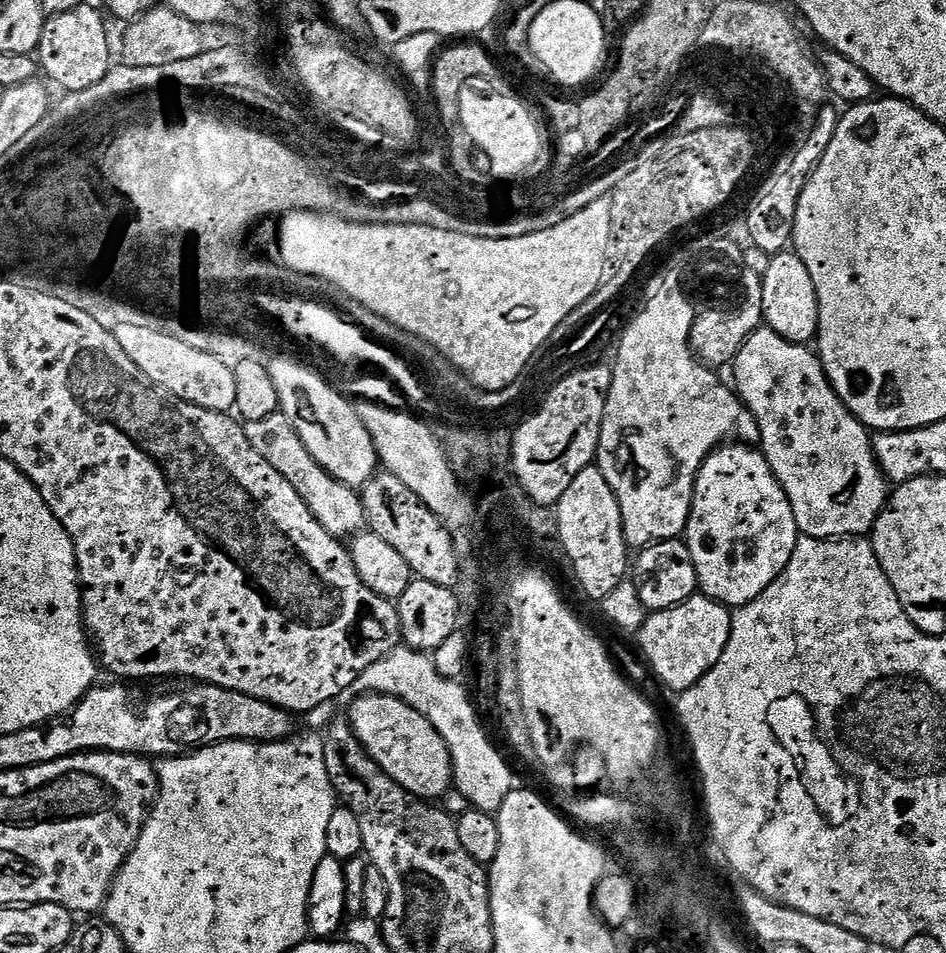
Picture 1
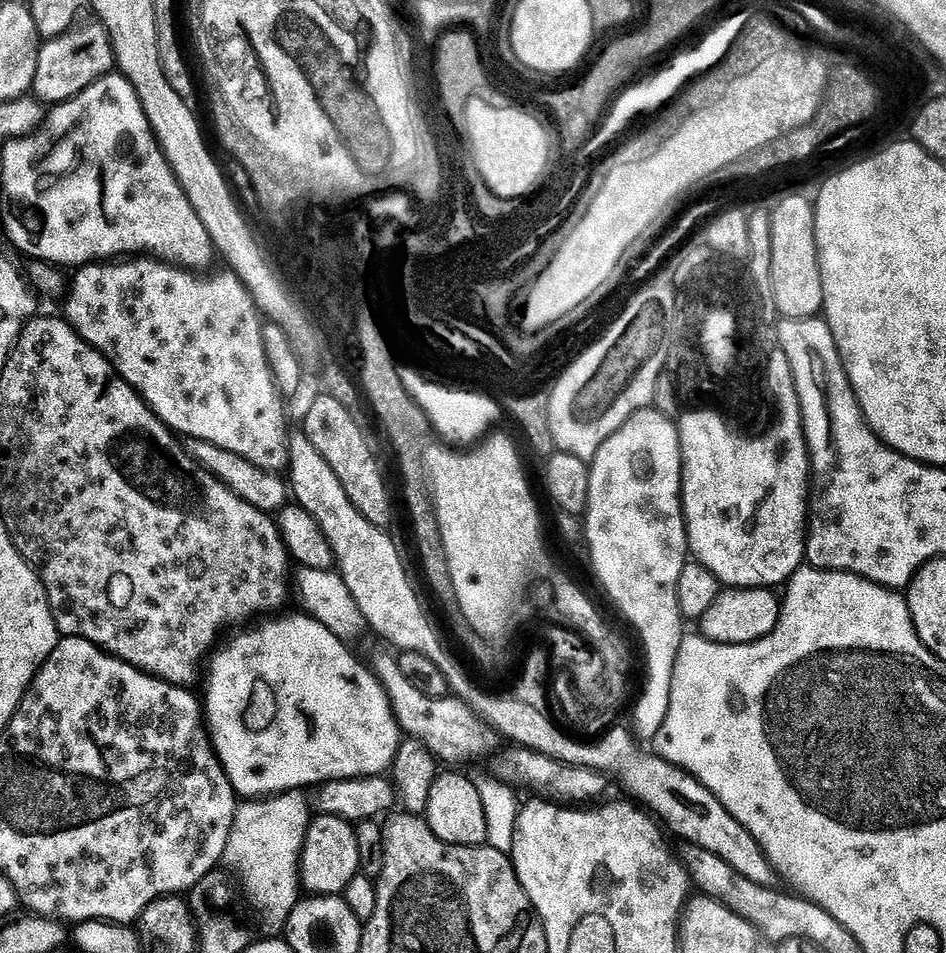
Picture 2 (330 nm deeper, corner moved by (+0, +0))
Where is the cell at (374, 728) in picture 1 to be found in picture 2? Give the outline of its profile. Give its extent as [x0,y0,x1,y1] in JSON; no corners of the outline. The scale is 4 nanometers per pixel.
[206,614,402,798]

